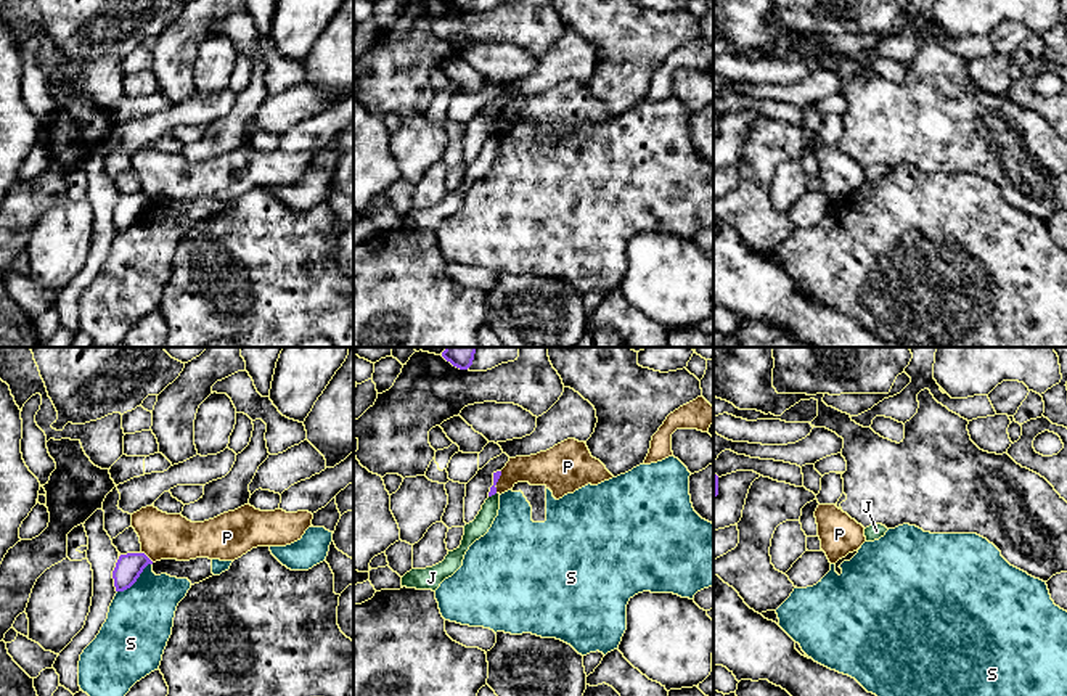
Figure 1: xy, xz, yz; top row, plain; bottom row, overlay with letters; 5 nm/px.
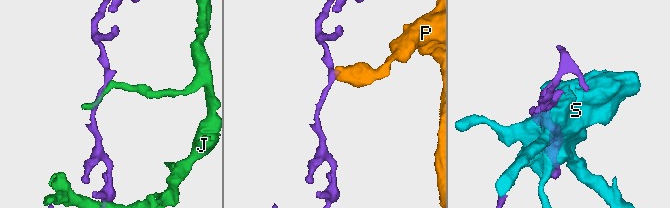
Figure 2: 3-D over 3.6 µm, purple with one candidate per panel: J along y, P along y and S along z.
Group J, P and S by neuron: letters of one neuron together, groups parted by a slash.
J / P / S

